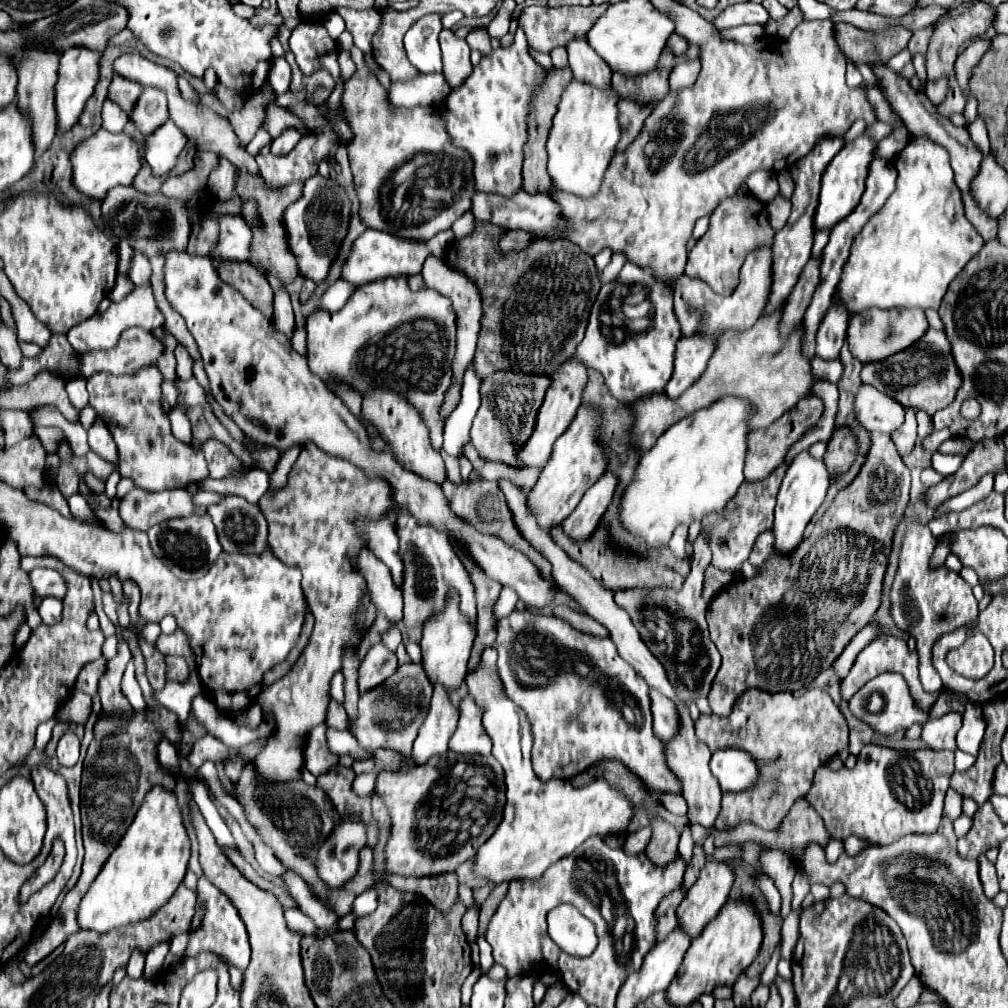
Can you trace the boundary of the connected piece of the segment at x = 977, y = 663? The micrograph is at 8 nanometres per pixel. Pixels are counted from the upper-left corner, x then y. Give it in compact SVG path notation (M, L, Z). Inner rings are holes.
M973 630L963 646L959 646L947 654L947 664L957 674L979 680L993 667L994 650L989 644L989 640L983 634L979 634L979 630ZM973 640L977 640L975 650L973 650Z

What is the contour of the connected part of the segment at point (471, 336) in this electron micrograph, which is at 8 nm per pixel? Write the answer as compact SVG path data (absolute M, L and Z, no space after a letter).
M429 254L425 264L423 264L423 278L425 284L437 292L441 292L443 296L447 296L453 302L453 308L457 312L457 350L455 350L455 358L453 358L453 382L445 392L445 398L439 408L439 416L447 418L451 414L451 410L457 406L459 402L459 394L461 394L461 386L463 386L463 374L475 354L475 346L477 346L477 332L479 332L479 320L481 320L481 298L479 298L479 290L475 290L475 284L459 270L451 270L447 266L447 262L439 256Z

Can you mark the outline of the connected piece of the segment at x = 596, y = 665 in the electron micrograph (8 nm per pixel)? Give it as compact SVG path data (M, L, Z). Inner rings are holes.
M513 612L511 616L499 620L495 648L499 652L499 674L503 674L507 694L511 694L511 698L515 698L515 702L527 710L529 722L533 726L533 770L541 782L551 778L569 780L575 774L591 768L601 758L617 758L625 762L625 766L635 774L639 774L647 786L659 792L681 794L681 780L667 764L665 744L653 732L649 686L619 656L617 646L609 638L585 634L555 616ZM573 660L579 660L579 666L571 666Z

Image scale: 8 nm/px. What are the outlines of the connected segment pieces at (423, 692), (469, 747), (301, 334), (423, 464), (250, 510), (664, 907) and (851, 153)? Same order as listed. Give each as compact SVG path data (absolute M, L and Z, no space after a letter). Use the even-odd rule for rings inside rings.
M401 664L393 676L389 676L383 684L375 686L375 690L361 692L359 696L359 716L349 720L349 732L357 738L359 746L367 752L375 752L379 748L399 750L403 754L411 752L413 742L417 738L417 730L423 724L429 702L431 702L433 686L427 682L427 676L421 664Z
M467 696L461 702L461 718L459 718L459 726L449 742L449 748L461 754L481 754L481 756L489 756L491 754L491 738L487 736L483 722L481 722L481 710L479 706L475 706L475 700L471 696Z
M299 326L293 328L291 342L293 342L293 348L295 348L299 354L305 354L305 330L303 330L303 328L299 328Z
M379 390L379 392L369 392L363 398L363 408L361 408L361 418L371 424L377 434L381 436L381 440L385 442L387 450L395 456L397 462L401 462L407 470L417 472L423 478L431 478L433 482L443 484L445 482L445 464L439 452L435 452L431 448L429 442L429 432L419 416L419 412L407 404L405 398L401 398L399 394L389 394L389 390Z
M199 490L195 494L195 502L199 502L201 506L209 506L207 512L217 528L219 534L219 542L223 546L225 552L243 552L243 554L259 554L267 548L267 520L261 512L259 506L249 504L245 498L241 496L225 496L219 492L209 492L209 490ZM223 500L223 502L219 502ZM219 502L219 504L215 504Z
M675 890L671 894L667 894L657 910L655 910L655 932L657 932L657 942L663 942L667 938L667 934L671 934L677 928L677 918L675 918L675 910L679 906L679 902L683 900L685 892L683 890Z
M867 134L859 136L857 140L845 144L841 152L831 160L831 164L825 168L821 178L821 194L819 194L819 206L815 210L815 230L833 228L837 222L841 222L845 216L849 216L855 206L861 200L861 194L865 190L865 178L867 178L867 166L871 162L875 150L875 142L867 138Z

